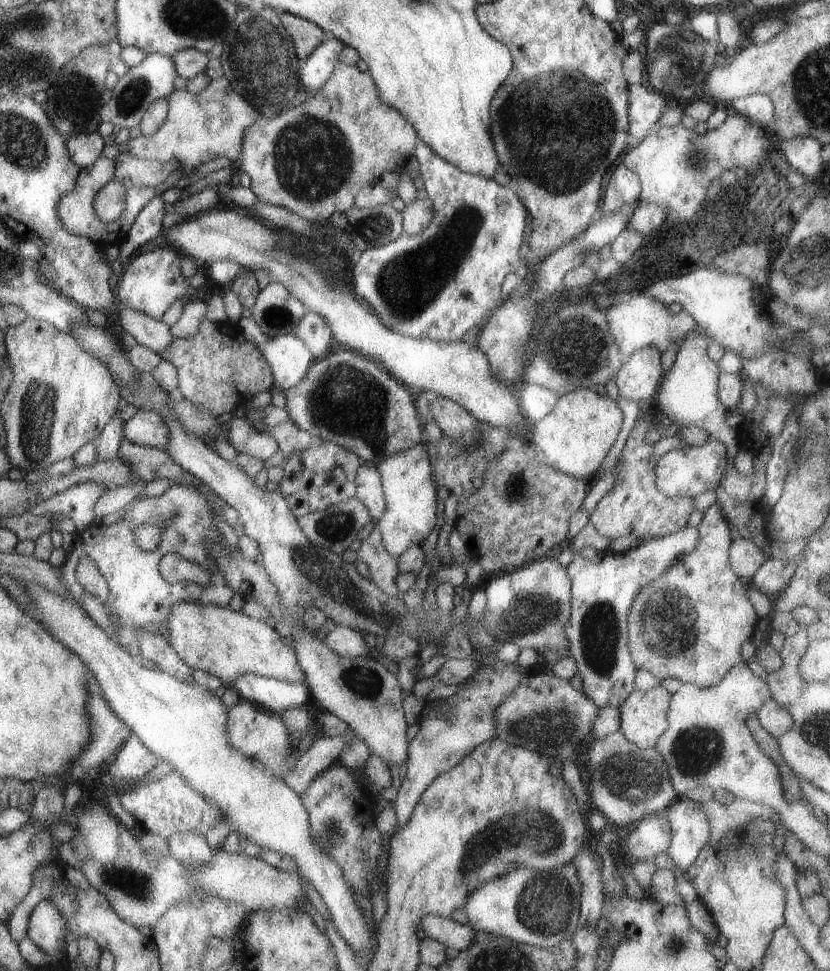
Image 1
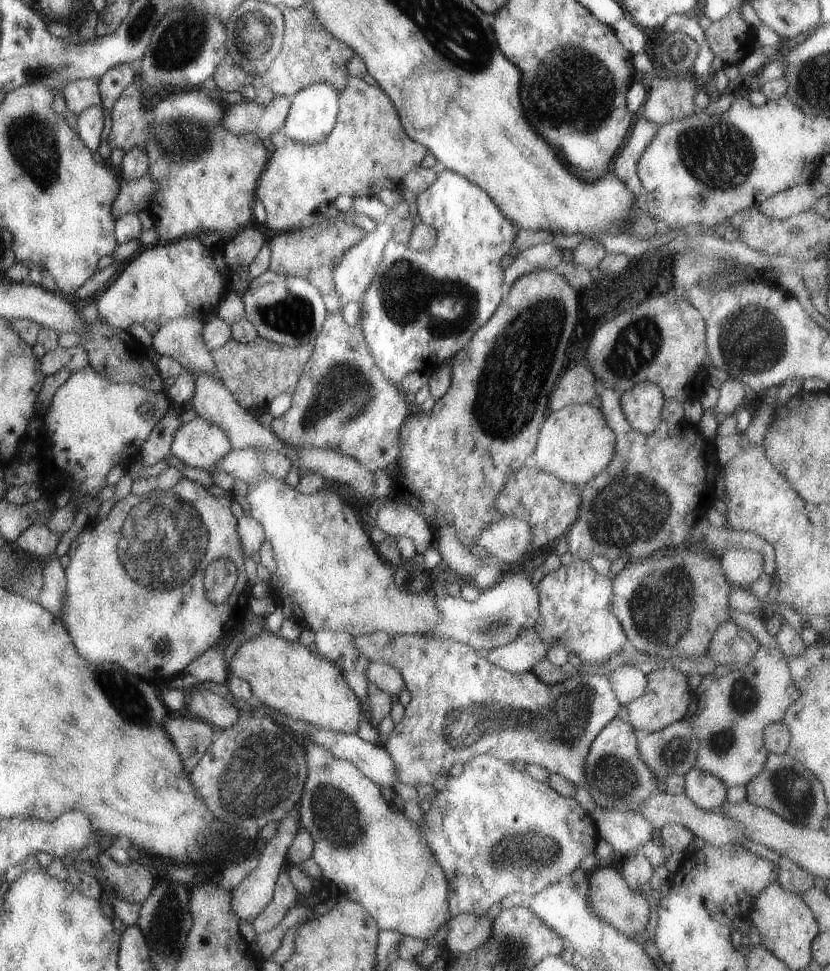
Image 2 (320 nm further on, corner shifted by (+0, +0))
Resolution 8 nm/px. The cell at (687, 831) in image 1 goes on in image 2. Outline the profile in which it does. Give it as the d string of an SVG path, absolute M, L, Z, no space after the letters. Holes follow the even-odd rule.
M691 768L684 776L685 790L683 794L699 808L707 812L717 811L725 799L727 786L709 774L703 774Z

